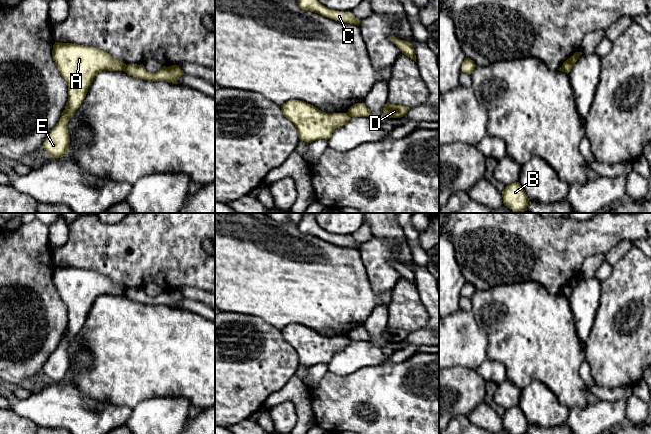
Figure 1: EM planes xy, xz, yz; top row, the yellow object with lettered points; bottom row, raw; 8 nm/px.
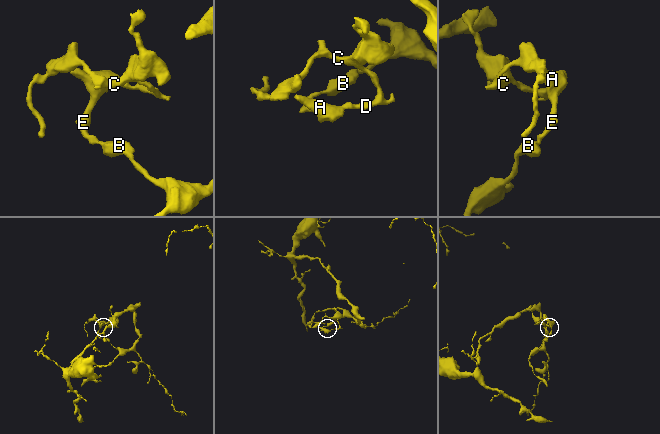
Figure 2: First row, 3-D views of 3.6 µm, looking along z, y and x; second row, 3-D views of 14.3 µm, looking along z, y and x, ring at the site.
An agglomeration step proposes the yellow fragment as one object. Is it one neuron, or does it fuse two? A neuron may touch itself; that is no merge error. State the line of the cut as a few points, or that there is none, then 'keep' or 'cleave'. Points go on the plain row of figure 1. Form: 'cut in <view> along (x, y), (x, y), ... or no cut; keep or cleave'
cut in xy along (126, 289), (123, 294); cleave

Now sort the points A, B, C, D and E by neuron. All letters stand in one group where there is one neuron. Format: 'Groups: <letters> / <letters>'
Groups: A B E / C D

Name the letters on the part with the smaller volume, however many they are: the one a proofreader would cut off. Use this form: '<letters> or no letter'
C, D

